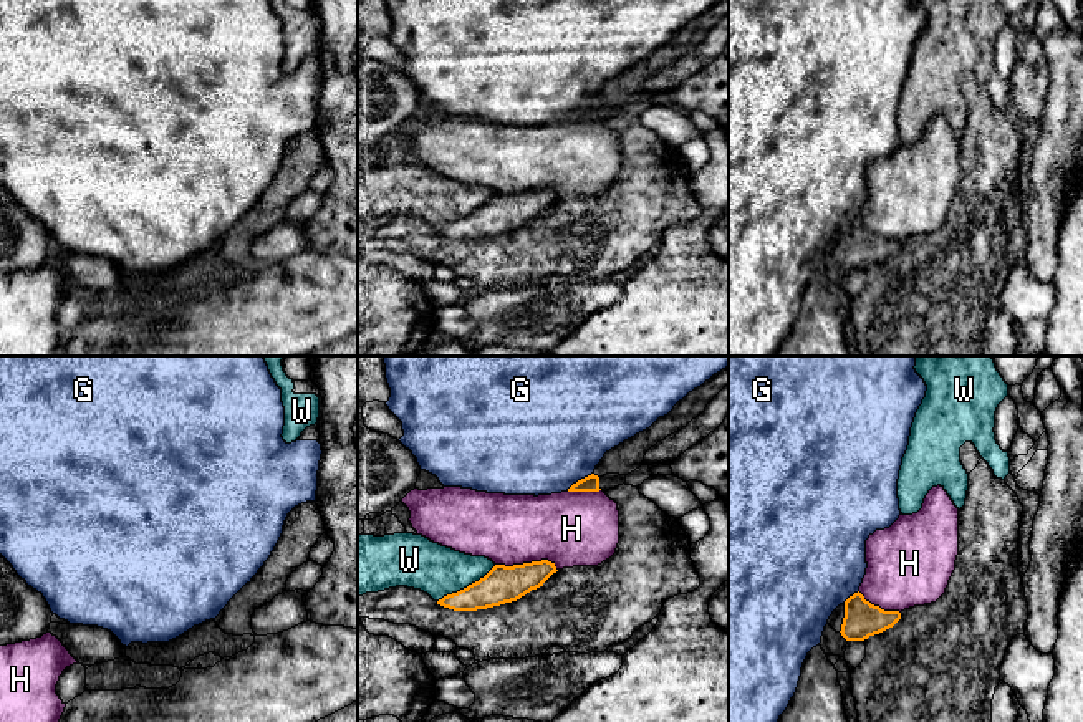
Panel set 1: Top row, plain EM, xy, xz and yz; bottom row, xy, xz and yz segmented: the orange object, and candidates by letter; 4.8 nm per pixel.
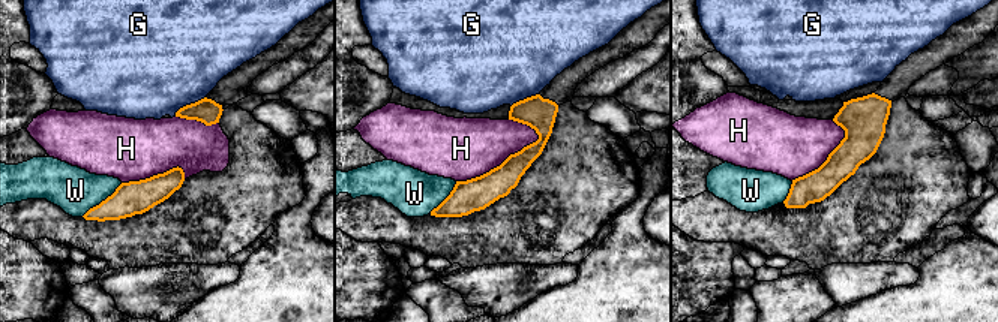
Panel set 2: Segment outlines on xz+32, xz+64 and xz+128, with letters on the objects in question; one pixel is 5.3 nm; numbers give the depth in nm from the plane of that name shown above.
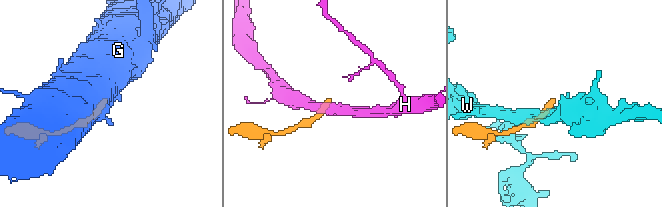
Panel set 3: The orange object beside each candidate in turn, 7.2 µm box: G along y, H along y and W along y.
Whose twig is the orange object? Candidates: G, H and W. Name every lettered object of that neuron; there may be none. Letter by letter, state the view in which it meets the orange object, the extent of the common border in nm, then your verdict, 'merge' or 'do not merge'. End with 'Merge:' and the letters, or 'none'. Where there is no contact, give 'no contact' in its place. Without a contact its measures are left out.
G: contact in xz; length 160 nm; do not merge
H: contact in xz; length 300 nm; do not merge
W: contact in xz; length 340 nm; do not merge
Merge: none

